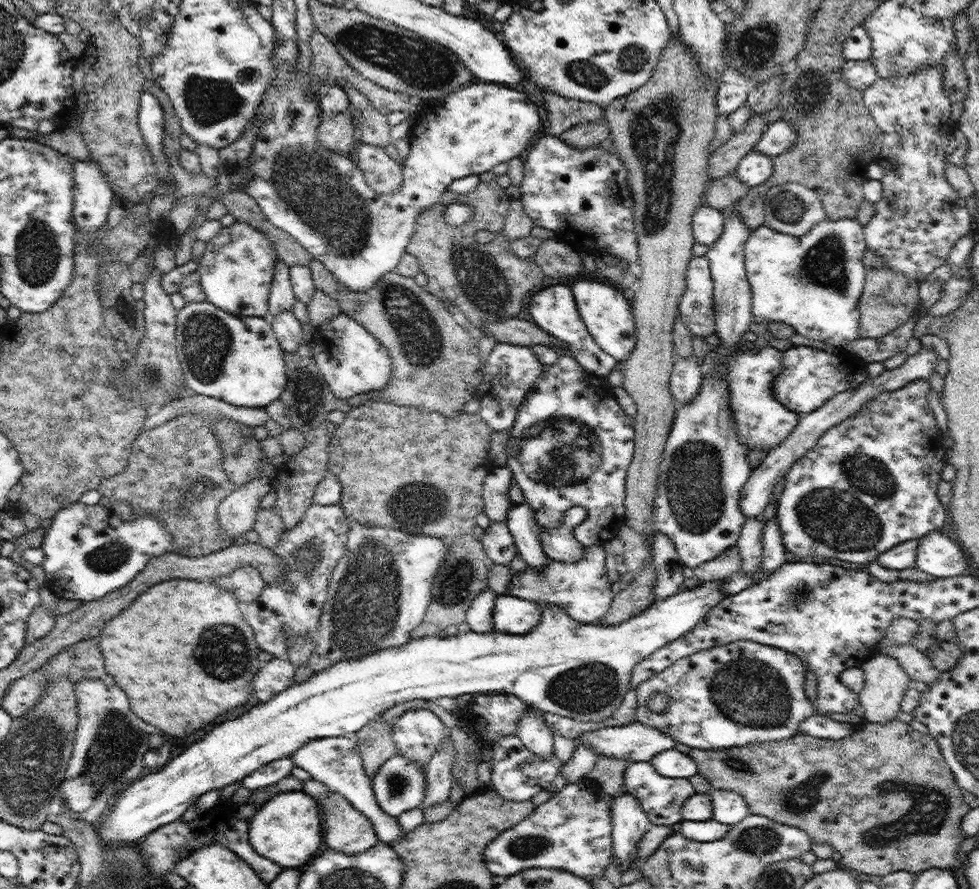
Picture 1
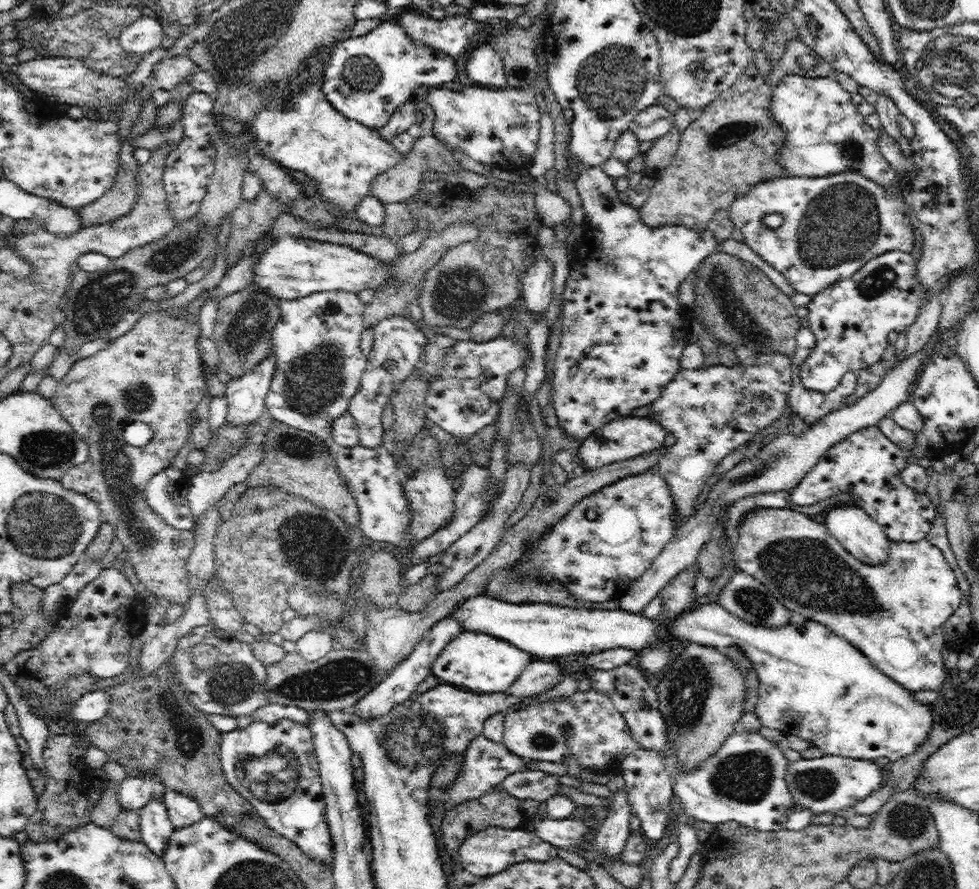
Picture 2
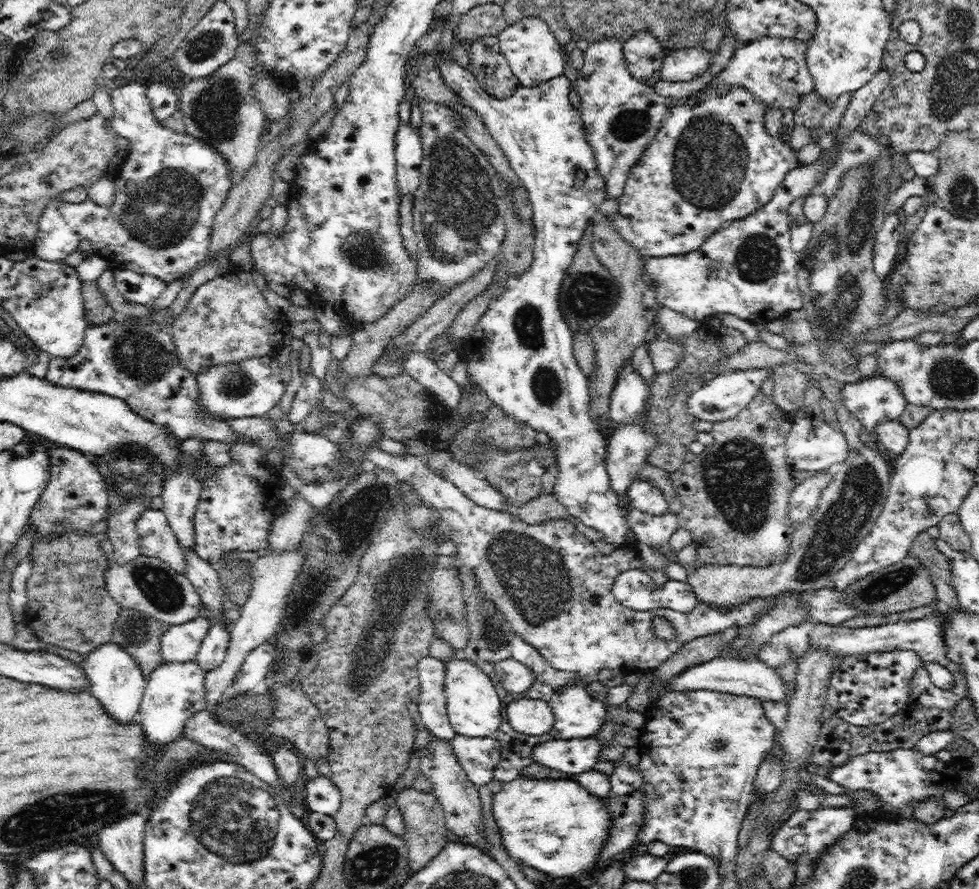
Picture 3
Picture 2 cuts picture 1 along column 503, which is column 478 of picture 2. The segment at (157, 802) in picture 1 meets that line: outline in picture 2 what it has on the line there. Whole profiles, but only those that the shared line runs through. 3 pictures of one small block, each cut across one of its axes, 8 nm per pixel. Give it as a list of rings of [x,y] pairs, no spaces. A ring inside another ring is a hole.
[[[464,631],[455,636],[434,661],[432,672],[446,684],[472,693],[505,692],[532,662],[532,656],[507,640],[488,633]]]

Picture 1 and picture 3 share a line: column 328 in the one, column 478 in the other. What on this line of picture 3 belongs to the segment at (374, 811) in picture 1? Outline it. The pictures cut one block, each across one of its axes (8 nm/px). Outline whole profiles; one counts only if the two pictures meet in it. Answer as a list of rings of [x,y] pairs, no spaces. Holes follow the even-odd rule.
[[[456,735],[451,749],[463,766],[466,775],[477,789],[494,779],[494,772],[501,759],[501,746],[493,736],[464,737]]]

